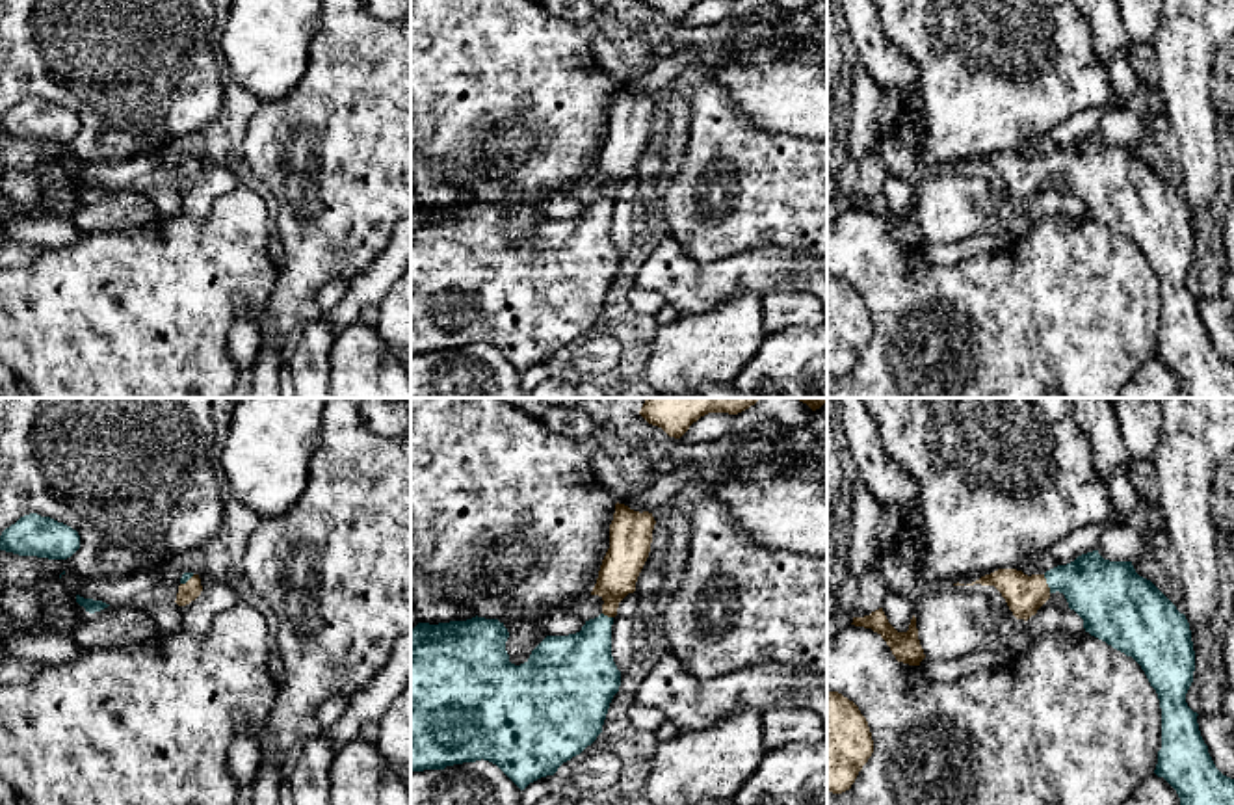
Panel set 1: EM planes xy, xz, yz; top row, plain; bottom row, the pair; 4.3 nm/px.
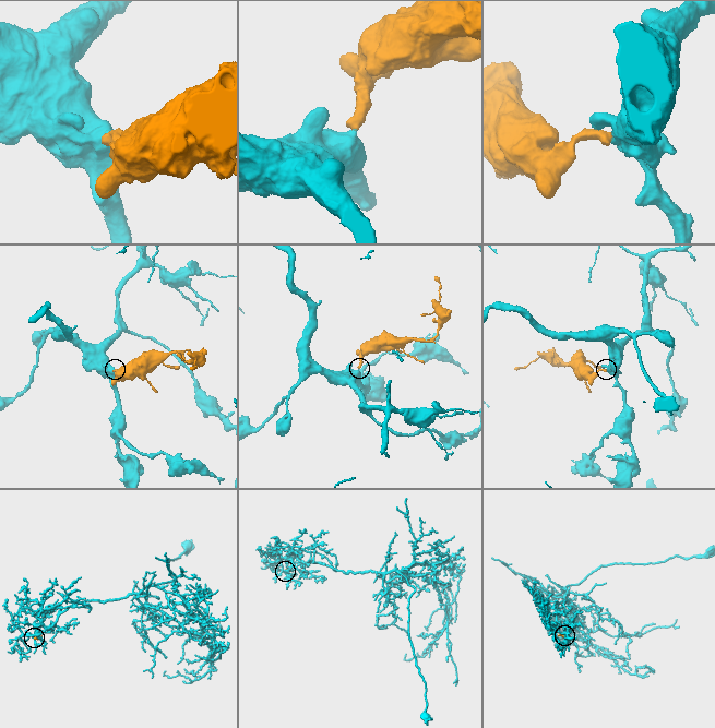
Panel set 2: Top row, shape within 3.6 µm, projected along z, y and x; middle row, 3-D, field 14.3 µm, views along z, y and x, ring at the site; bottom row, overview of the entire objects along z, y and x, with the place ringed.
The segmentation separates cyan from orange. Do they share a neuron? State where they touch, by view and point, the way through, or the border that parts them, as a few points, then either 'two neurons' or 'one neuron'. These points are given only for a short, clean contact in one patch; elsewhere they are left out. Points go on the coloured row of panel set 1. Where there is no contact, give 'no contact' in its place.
contact yz (1047, 582); way yz (1101, 592), (1089, 582), (1047, 582), (1024, 595); one neuron

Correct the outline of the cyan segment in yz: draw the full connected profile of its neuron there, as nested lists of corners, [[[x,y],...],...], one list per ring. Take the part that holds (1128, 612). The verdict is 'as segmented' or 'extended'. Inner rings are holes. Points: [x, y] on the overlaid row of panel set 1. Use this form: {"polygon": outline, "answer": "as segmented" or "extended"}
{"polygon": [[[1093,550],[1044,574],[1028,576],[1017,569],[998,569],[966,586],[974,584],[994,586],[1013,615],[1024,621],[1035,615],[1052,593],[1063,593],[1069,608],[1083,619],[1085,632],[1132,656],[1156,690],[1162,708],[1162,749],[1154,773],[1176,790],[1180,805],[1234,805],[1234,779],[1215,768],[1199,731],[1199,714],[1186,703],[1195,671],[1189,623],[1150,580],[1136,573],[1132,561],[1109,561]]], "answer": "extended"}

